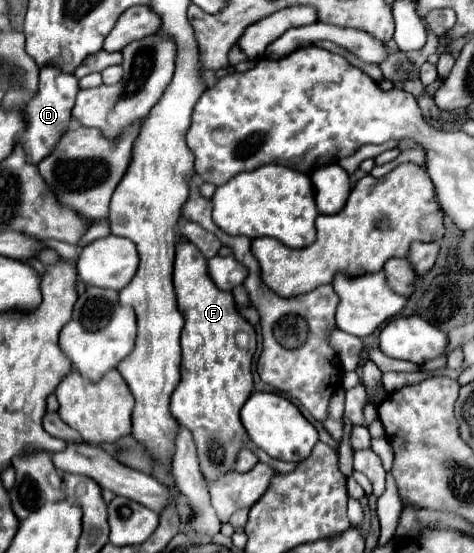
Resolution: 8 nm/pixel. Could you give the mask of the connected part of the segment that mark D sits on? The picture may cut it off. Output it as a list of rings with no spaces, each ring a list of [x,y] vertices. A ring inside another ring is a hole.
[[[46,64],[40,68],[40,90],[38,90],[36,98],[32,98],[32,102],[28,104],[28,128],[26,128],[24,136],[20,138],[20,142],[26,150],[28,162],[38,164],[42,158],[52,154],[62,132],[70,126],[76,94],[78,94],[78,80],[74,74],[62,72],[56,64]]]

